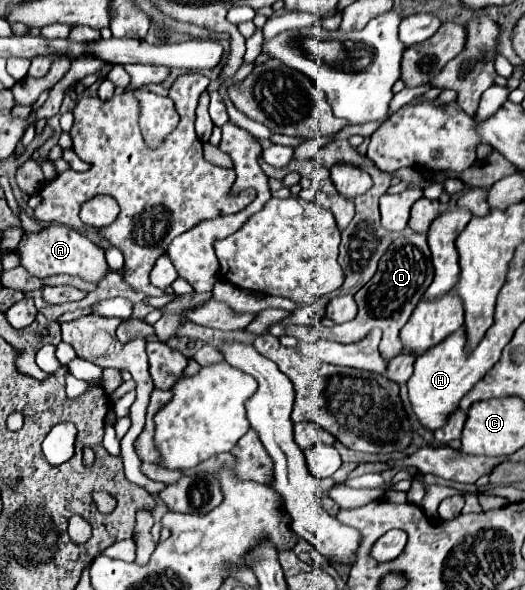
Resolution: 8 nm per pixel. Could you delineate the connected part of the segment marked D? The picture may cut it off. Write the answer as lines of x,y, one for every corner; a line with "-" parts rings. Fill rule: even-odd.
425,233
401,235
391,243
387,253
381,257
379,269
373,275
373,279
355,293
355,301
359,307
357,317
343,325
319,327
319,333
321,333
319,337
337,341
337,343
357,343
365,339
371,329
379,327
383,331
379,351
381,351
381,357
389,361
403,351
403,345
399,341
399,331
409,321
413,309
417,307
421,295
427,291
431,281
433,281
433,265
431,265
431,251
427,247
427,235

